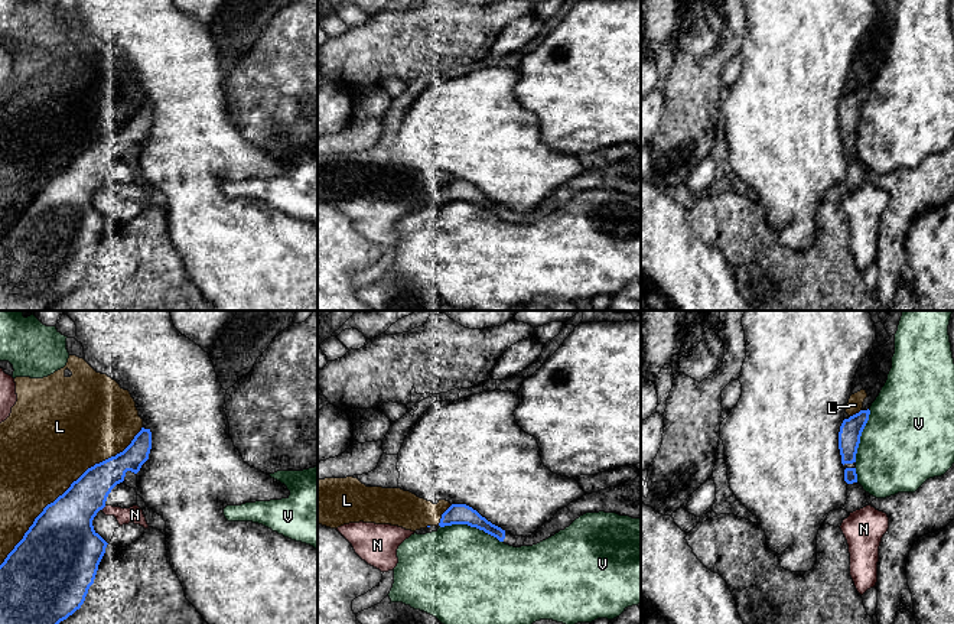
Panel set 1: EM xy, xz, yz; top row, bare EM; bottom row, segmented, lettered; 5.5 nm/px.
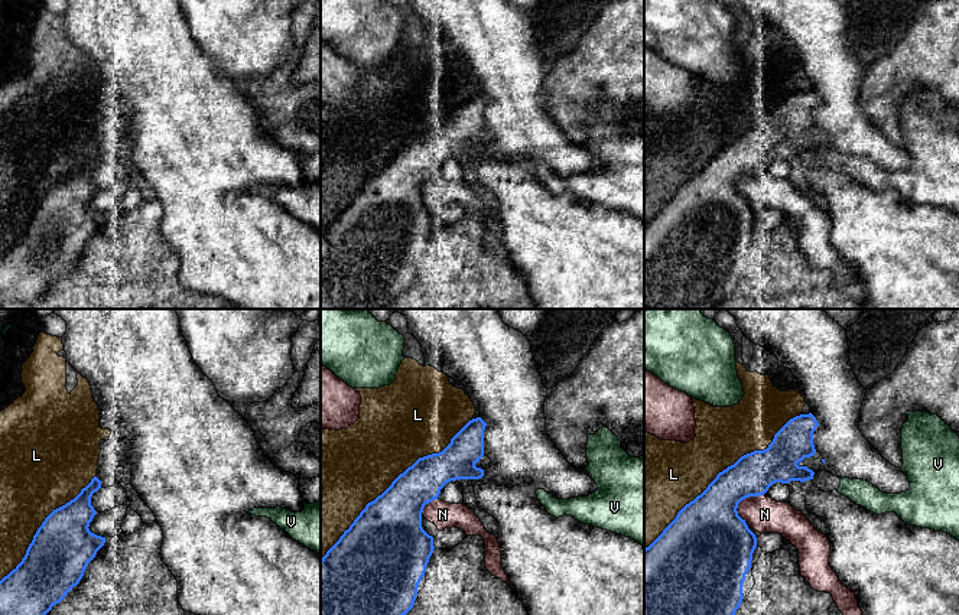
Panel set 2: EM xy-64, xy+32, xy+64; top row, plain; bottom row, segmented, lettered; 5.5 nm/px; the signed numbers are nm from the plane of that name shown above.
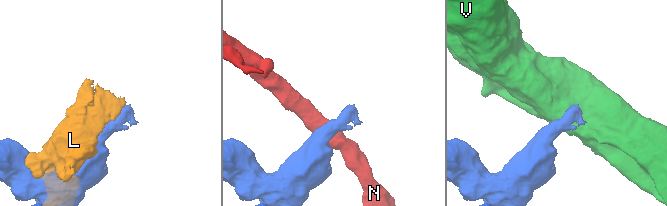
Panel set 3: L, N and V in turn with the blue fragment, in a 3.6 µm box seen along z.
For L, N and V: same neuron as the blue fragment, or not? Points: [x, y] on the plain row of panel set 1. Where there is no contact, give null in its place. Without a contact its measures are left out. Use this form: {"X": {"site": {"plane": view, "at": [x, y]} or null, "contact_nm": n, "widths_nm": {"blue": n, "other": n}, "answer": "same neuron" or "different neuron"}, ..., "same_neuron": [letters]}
{"L": {"site": {"plane": "xy", "at": [51, 179]}, "contact_nm": 900, "widths_nm": {"blue": 400, "other": 440}, "answer": "different neuron"}, "N": {"site": {"plane": "xy", "at": [103, 184]}, "contact_nm": 40, "widths_nm": {"blue": 320, "other": 100}, "answer": "different neuron"}, "V": {"site": {"plane": "xz", "at": [471, 202]}, "contact_nm": 380, "widths_nm": {"blue": 110, "other": 500}, "answer": "different neuron"}, "same_neuron": []}

